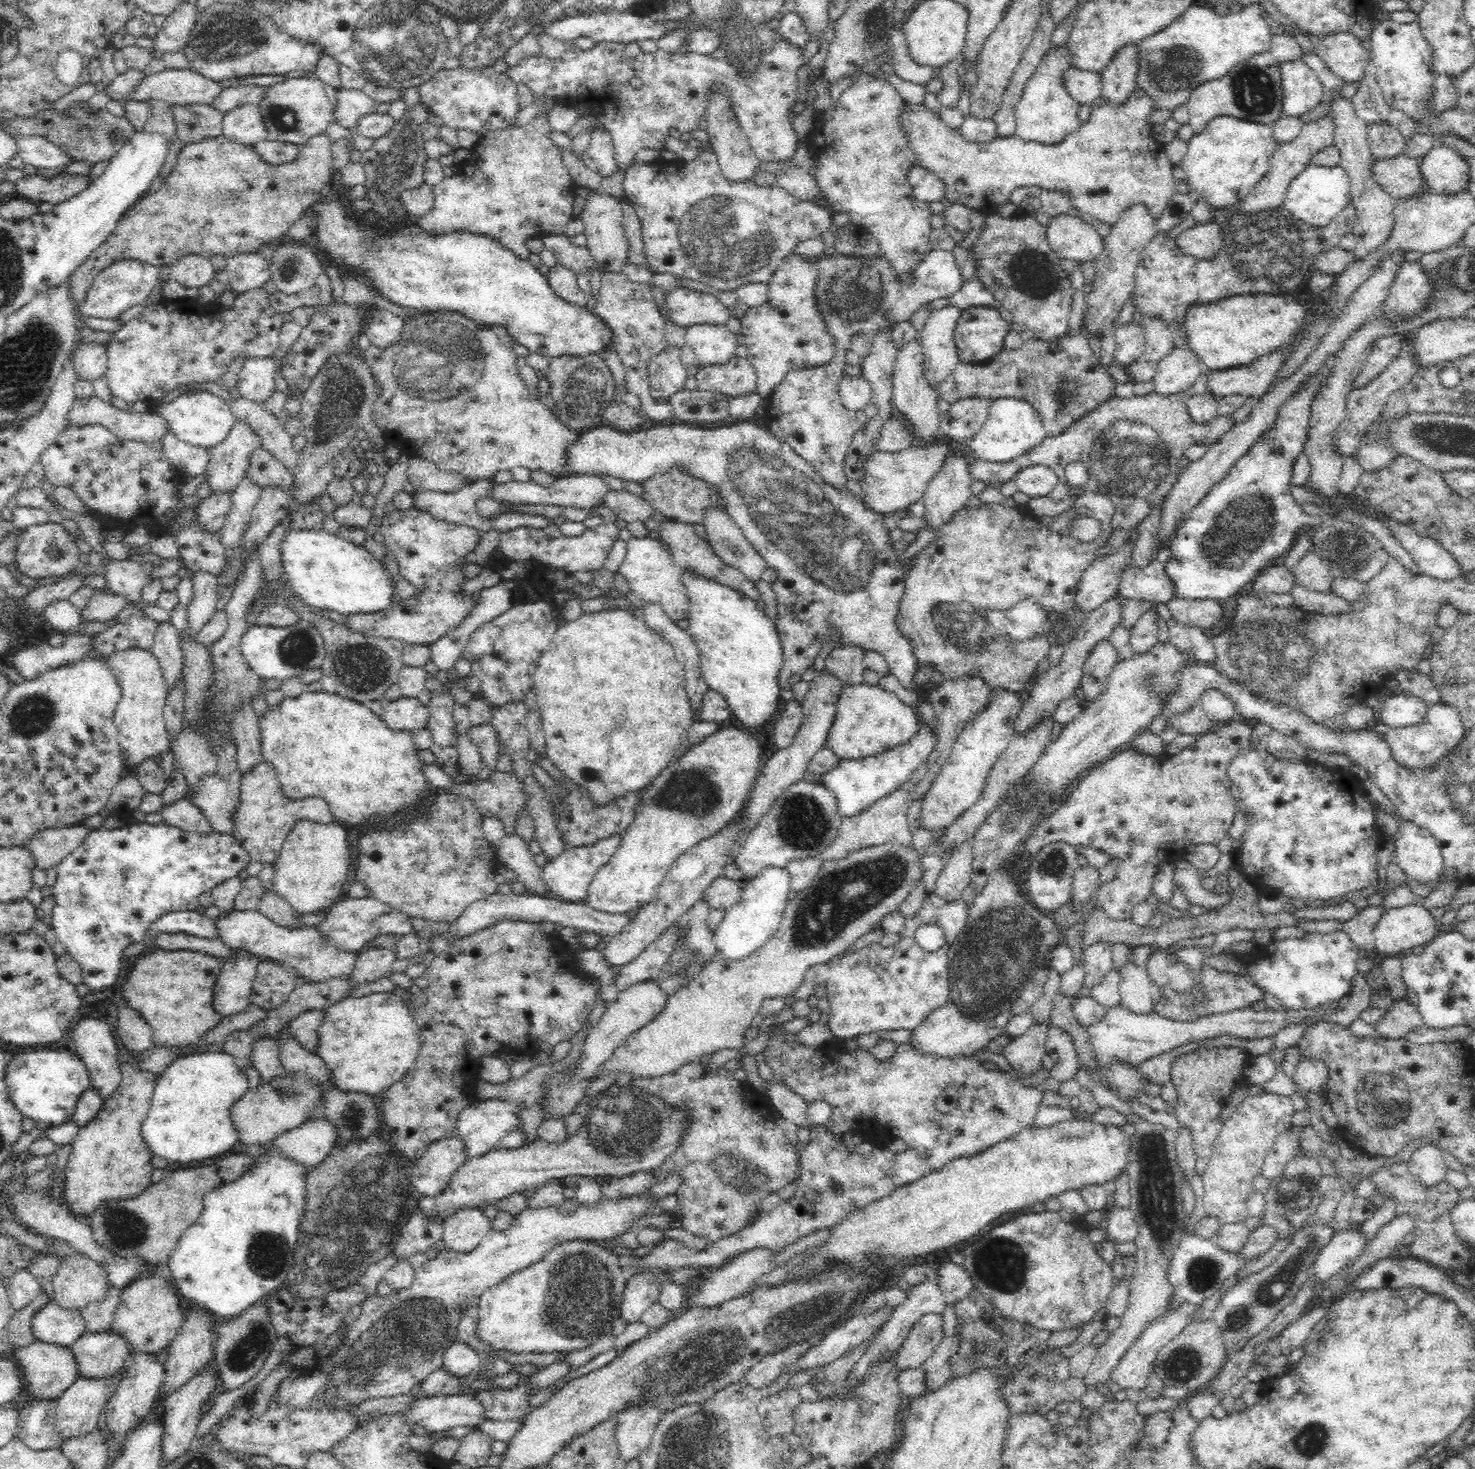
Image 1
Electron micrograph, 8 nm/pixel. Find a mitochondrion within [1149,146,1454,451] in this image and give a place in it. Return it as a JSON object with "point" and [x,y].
{"point":[1267,252]}

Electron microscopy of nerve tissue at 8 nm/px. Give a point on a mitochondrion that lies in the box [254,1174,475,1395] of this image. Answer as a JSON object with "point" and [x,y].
{"point":[372,1270]}

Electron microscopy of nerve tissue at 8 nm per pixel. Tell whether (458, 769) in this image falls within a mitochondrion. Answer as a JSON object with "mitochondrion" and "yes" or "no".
{"mitochondrion":"no"}

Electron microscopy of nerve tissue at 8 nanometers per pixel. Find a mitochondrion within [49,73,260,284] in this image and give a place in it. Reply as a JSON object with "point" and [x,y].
{"point":[76,132]}

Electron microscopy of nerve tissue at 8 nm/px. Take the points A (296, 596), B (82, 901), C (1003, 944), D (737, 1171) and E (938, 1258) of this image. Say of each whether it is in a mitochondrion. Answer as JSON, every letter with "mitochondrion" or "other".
{"A":"other","B":"mitochondrion","C":"mitochondrion","D":"mitochondrion","E":"other"}

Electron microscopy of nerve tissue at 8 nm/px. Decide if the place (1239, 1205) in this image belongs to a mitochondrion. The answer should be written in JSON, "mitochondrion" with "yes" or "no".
{"mitochondrion":"no"}

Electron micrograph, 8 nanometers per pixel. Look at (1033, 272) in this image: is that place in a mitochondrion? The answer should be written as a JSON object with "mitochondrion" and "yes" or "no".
{"mitochondrion":"yes"}

